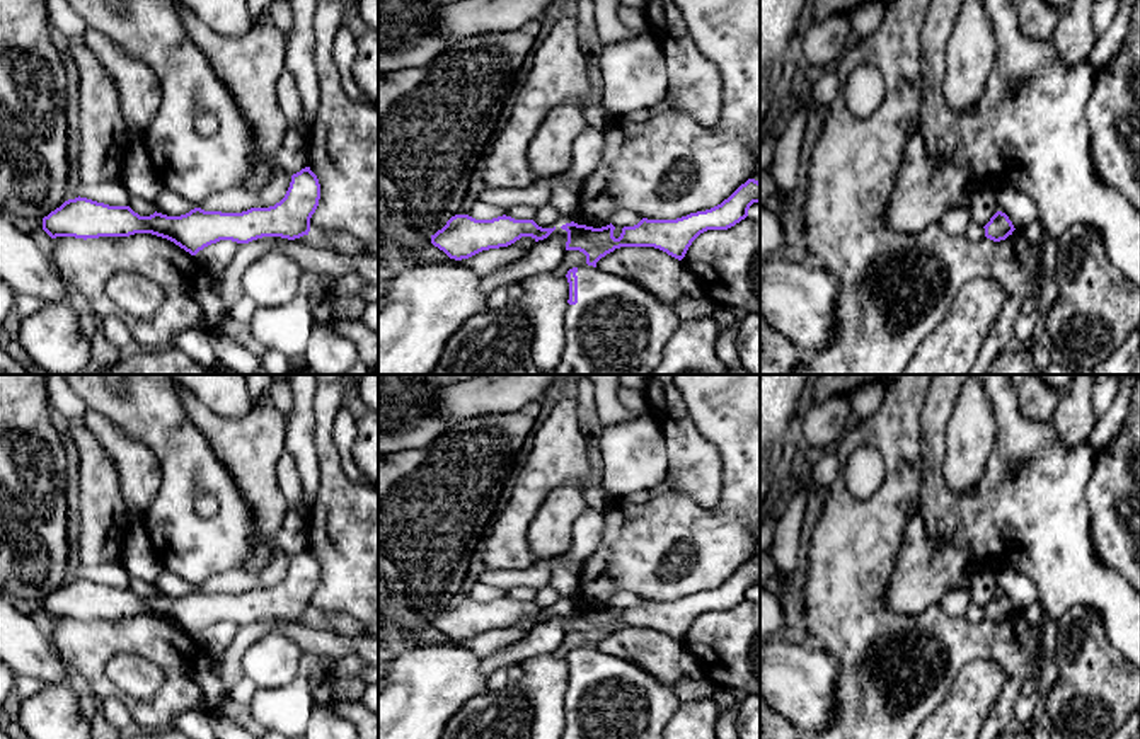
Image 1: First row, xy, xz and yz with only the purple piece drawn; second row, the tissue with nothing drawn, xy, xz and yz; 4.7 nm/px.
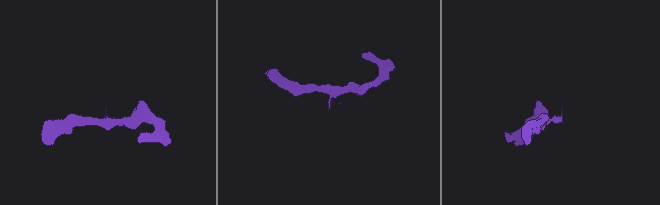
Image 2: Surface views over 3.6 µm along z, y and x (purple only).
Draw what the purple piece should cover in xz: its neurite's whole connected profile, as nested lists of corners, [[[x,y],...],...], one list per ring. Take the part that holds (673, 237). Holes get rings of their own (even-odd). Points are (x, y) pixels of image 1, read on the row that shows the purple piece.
[[[748,179],[721,204],[690,213],[677,220],[642,218],[634,226],[624,226],[619,238],[610,223],[602,228],[562,225],[567,232],[566,250],[579,250],[586,262],[567,271],[569,300],[566,308],[566,346],[561,361],[544,375],[653,375],[663,359],[670,337],[680,325],[675,303],[659,301],[651,291],[629,283],[624,278],[605,272],[596,262],[620,247],[654,247],[682,261],[692,242],[707,230],[728,230],[748,216],[753,203],[760,203],[760,182]]]

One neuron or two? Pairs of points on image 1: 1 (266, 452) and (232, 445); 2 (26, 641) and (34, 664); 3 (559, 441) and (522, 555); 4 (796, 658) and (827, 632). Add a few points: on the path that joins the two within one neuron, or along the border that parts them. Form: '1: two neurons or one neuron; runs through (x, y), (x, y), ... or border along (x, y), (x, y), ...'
1: one neuron; runs through (258, 446), (241, 445)
2: one neuron; runs through (26, 646), (34, 659)
3: one neuron; runs through (544, 470), (532, 484), (517, 515), (517, 527)
4: two neurons; border along (810, 641), (839, 661), (837, 676)

